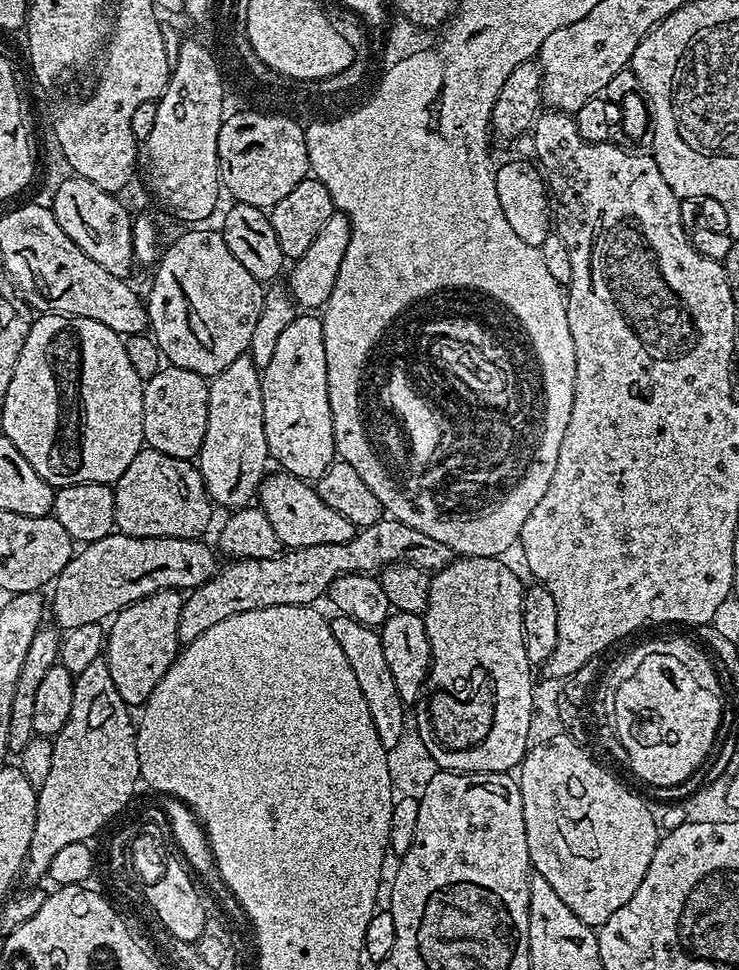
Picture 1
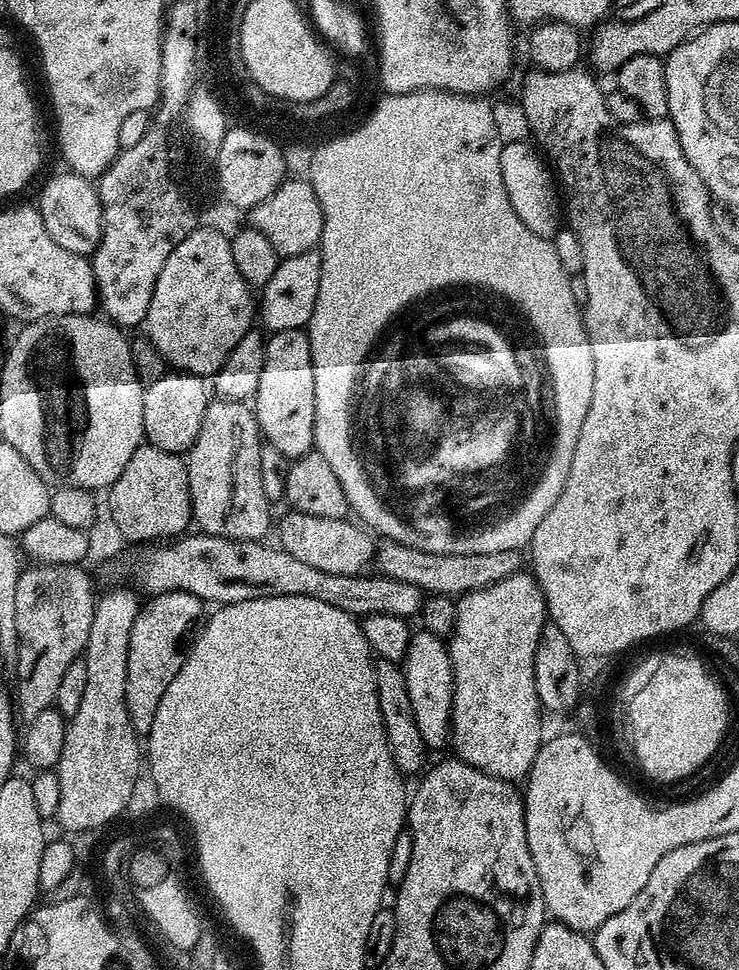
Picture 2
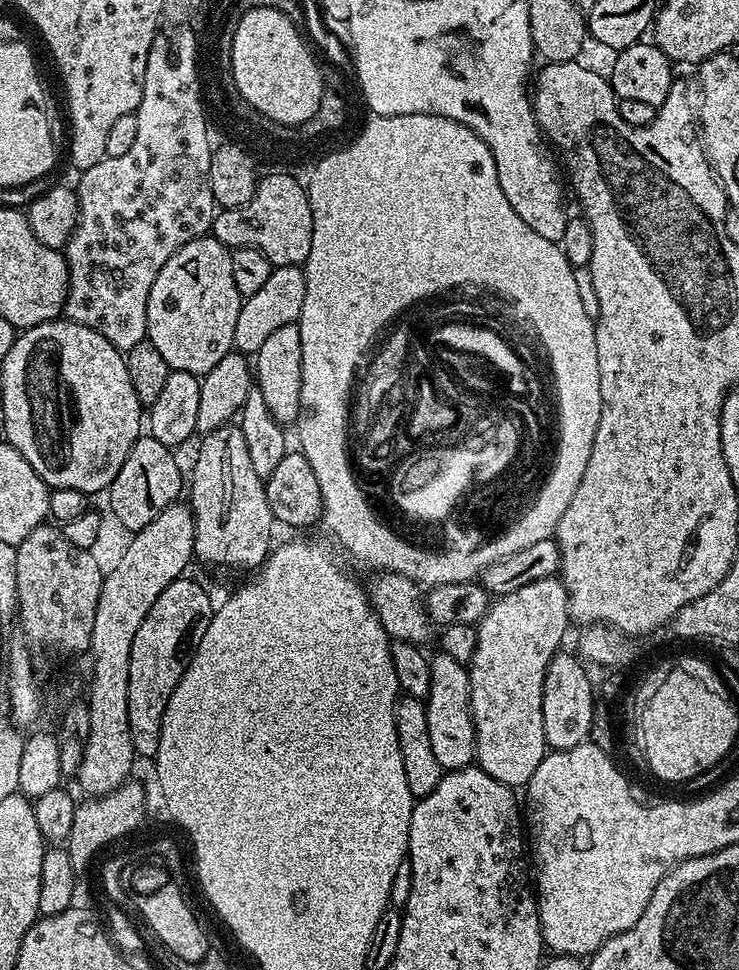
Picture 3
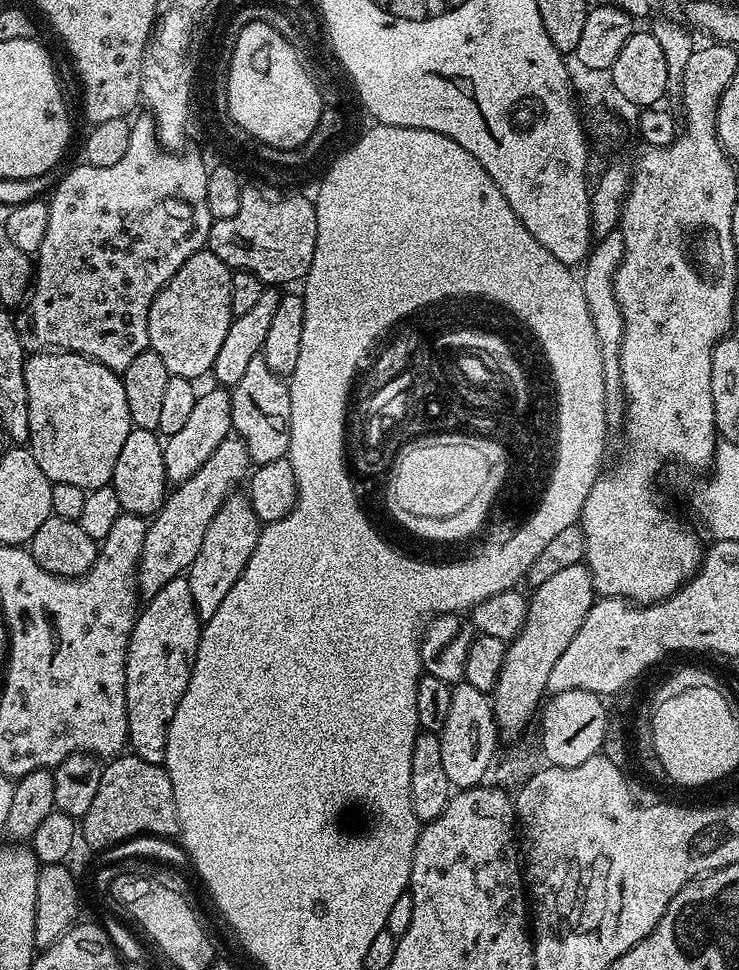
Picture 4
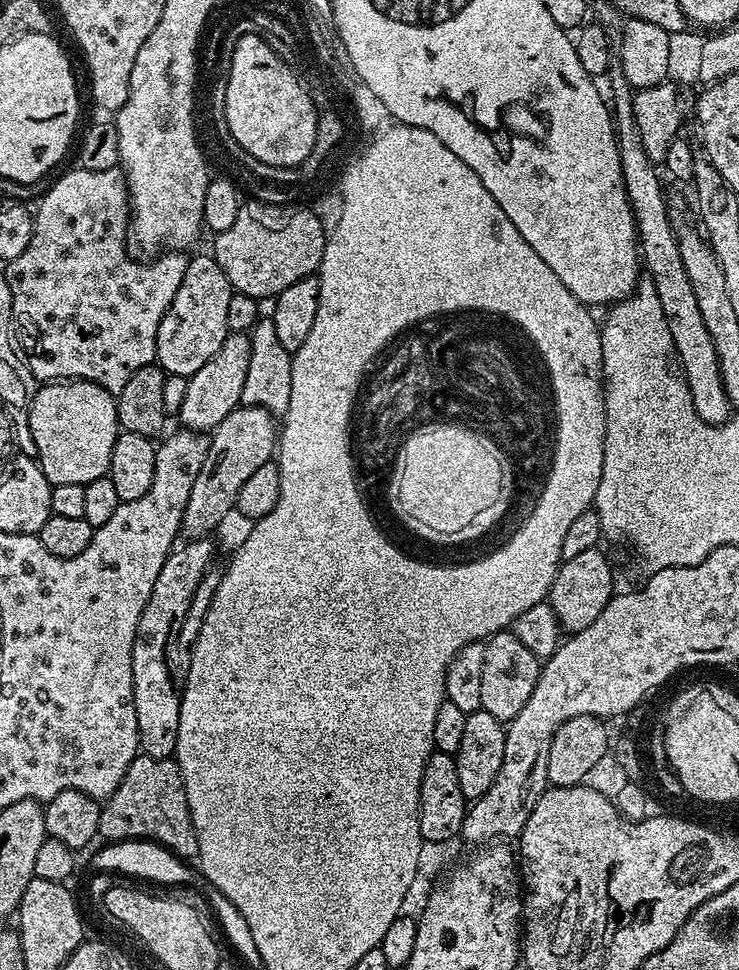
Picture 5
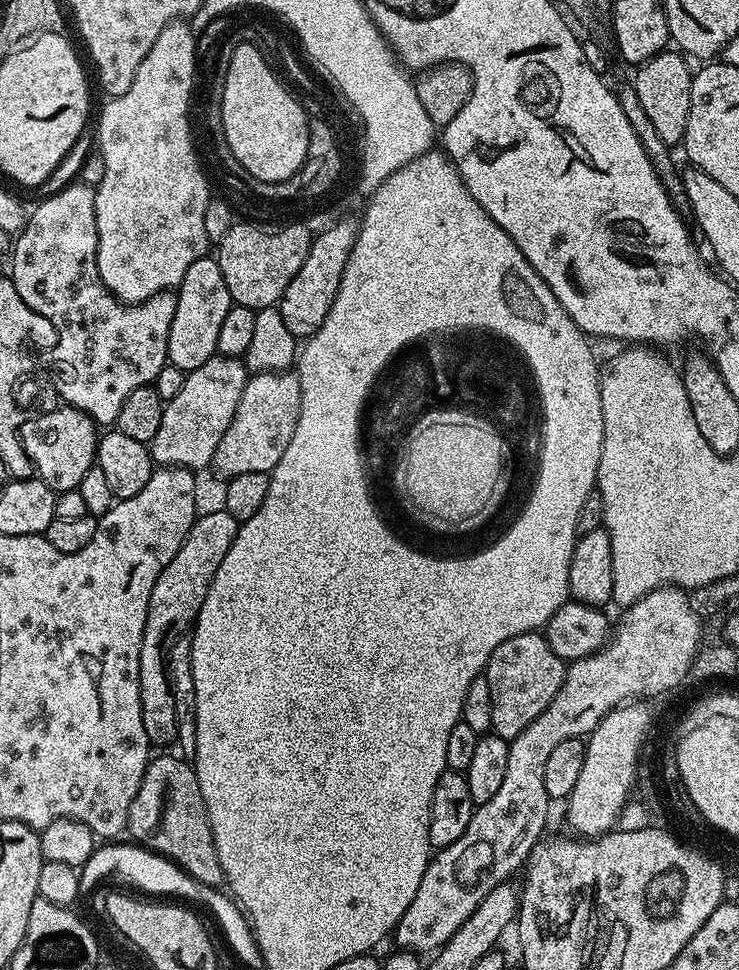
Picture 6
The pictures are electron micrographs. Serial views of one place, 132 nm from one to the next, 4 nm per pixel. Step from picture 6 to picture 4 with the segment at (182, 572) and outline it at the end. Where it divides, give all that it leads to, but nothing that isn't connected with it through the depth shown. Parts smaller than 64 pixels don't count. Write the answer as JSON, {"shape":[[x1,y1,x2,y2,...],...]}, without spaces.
{"shape":[[175,576,158,594,147,597,148,604,139,609,136,625,128,639,128,657,124,663,124,693,126,694,126,718,128,719,128,743,131,755,145,762,163,765,166,758,166,738,170,734,170,722,186,686,190,682,192,667,198,654,198,642,202,621,196,613,194,598,190,595,190,586,184,576]]}

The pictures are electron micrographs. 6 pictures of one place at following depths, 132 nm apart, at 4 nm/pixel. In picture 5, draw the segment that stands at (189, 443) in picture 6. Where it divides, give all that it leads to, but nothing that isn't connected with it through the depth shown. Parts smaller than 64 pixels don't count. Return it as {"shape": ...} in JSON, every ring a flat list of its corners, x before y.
{"shape":[[229,332,218,346,214,358,202,366,194,375,187,377,186,398,182,402,178,419,185,429,211,433,235,408,241,407,242,386,246,382,246,369,250,367,250,342,242,332]]}

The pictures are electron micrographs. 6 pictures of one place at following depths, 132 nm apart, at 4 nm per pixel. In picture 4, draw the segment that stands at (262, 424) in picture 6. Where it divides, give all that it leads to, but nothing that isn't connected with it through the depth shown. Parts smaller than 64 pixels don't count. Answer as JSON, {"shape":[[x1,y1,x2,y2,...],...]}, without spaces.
{"shape":[[229,434,220,443,218,450,214,450,214,454,206,458,204,465,189,480,175,485,169,491,160,511,148,520,146,538,142,542,142,554,136,570,136,582,141,597,158,594,158,590,162,590,166,582,187,573,188,567,202,550,202,542,206,538,206,530,210,530,214,514,218,514,218,510,235,489,232,487,236,480,243,481,249,472,250,461,246,446,239,436]]}

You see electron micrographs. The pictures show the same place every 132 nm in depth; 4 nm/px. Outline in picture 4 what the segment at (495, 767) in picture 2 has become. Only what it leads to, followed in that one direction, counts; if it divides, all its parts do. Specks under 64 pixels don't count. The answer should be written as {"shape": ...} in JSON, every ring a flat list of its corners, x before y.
{"shape":[[583,562,535,585,533,592,536,593,531,593,528,601,526,622,507,645,498,682,490,693,497,729,508,736,518,735,531,722,532,715,534,720,548,692,548,679,550,670,554,670,554,662,562,658,562,650,570,646,594,603,592,575]]}

